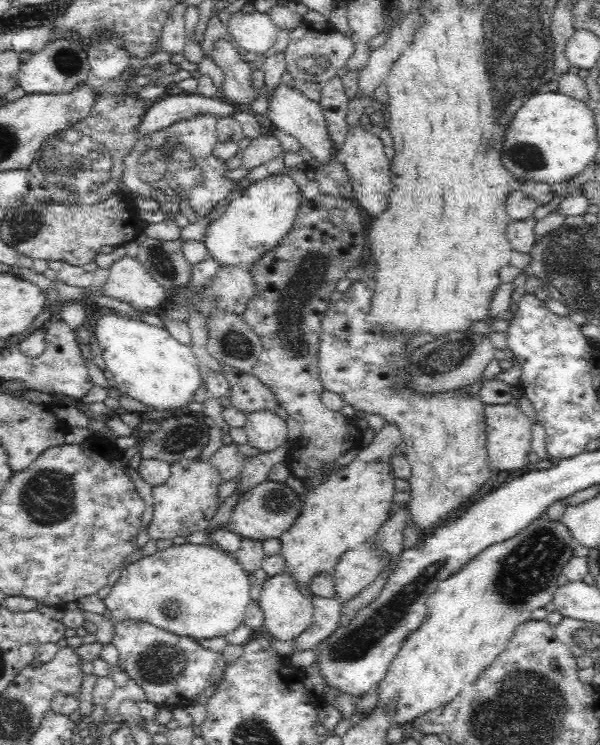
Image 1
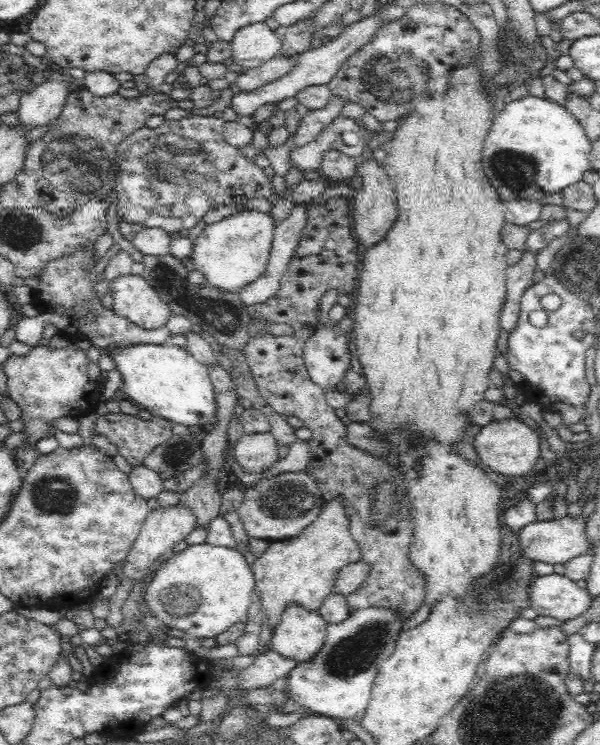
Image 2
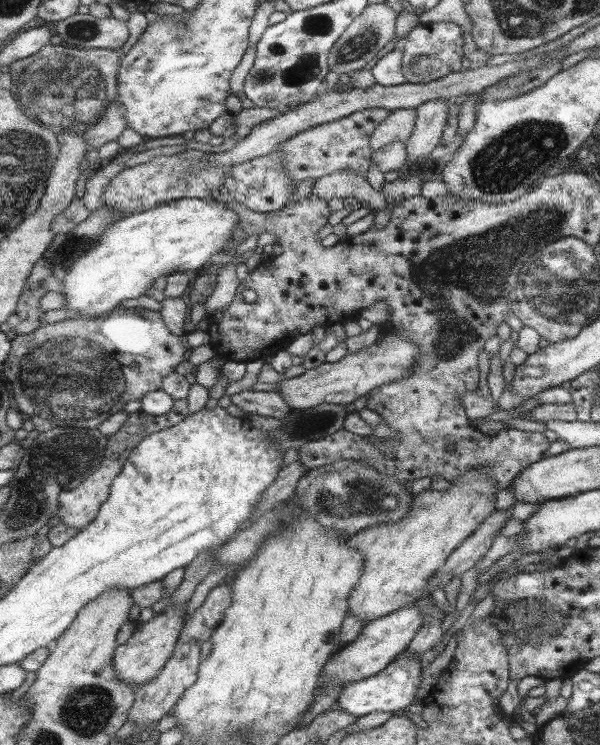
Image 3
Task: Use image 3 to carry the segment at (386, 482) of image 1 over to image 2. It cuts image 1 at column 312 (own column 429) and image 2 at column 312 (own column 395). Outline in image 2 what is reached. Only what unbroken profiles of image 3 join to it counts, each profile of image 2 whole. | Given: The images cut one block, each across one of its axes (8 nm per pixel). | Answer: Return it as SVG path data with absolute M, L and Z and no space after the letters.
M332 498L330 502L325 502L314 522L306 526L302 533L296 534L296 538L270 542L264 554L257 557L251 566L268 624L273 628L288 605L318 610L324 598L328 598L334 590L340 569L356 562L361 554L360 545L350 533L344 498Z

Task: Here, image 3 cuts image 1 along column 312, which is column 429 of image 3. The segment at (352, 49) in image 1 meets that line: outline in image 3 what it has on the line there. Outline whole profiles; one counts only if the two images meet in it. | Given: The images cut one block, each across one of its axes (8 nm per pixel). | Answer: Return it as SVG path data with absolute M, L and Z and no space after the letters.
M451 22L427 23L419 25L407 33L401 48L401 68L404 82L425 84L437 80L451 72L461 71L463 39L461 30Z

